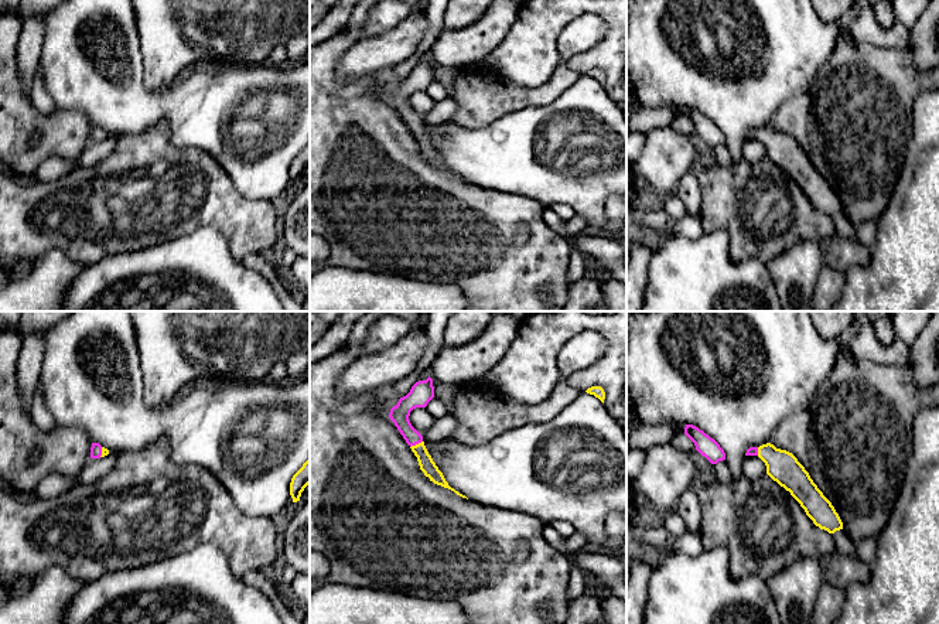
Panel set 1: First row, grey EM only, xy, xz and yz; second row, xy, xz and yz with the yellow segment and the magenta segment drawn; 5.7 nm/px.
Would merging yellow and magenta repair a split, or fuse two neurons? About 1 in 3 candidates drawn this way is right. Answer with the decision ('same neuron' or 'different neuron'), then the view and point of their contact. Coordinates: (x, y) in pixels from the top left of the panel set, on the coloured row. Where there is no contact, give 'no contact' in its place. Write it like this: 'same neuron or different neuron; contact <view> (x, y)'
same neuron; contact xz (416, 445)

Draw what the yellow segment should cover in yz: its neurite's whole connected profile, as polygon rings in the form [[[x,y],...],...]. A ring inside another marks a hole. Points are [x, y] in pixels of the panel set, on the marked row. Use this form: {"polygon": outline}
{"polygon": [[[766,443],[750,447],[745,456],[758,456],[766,466],[766,474],[791,492],[816,526],[829,533],[843,529],[834,507],[792,453]]]}

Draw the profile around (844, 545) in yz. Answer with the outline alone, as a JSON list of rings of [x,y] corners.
[[[840,529],[837,535],[833,535],[836,550],[843,556],[854,556],[856,555],[856,542],[853,542],[846,532],[846,529]]]

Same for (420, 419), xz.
[[[416,408],[410,412],[409,420],[412,426],[423,436],[434,423],[434,417],[426,408]]]

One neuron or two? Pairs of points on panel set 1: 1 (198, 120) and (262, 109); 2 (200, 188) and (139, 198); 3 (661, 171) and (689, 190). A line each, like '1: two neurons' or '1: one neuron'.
1: one neuron
2: one neuron
3: two neurons

